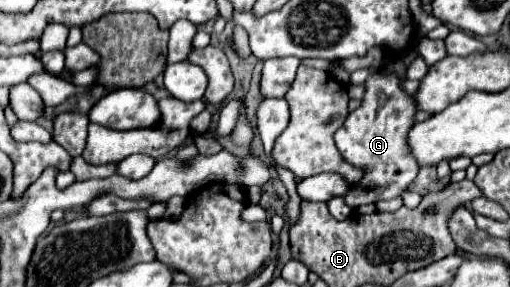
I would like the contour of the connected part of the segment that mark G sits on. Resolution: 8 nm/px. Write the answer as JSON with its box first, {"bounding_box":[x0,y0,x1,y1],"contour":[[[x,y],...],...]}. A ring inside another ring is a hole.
{"bounding_box":[334,73,418,209],"contour":[[[374,73],[366,79],[362,105],[352,111],[344,125],[334,133],[334,143],[342,159],[364,171],[362,179],[354,183],[344,195],[344,203],[350,209],[400,197],[414,181],[418,165],[412,161],[412,157],[408,157],[406,145],[406,133],[410,125],[414,125],[414,113],[416,109],[412,105],[412,95],[406,95],[400,89],[400,81],[394,75]]]}

